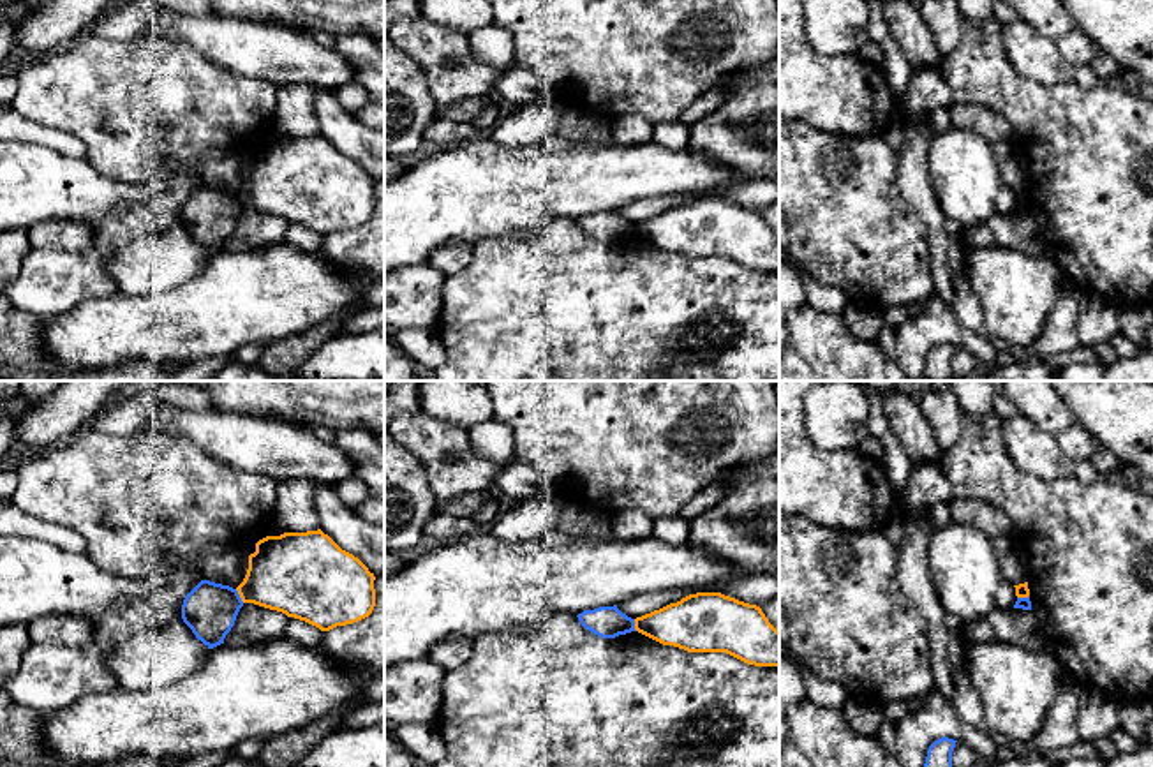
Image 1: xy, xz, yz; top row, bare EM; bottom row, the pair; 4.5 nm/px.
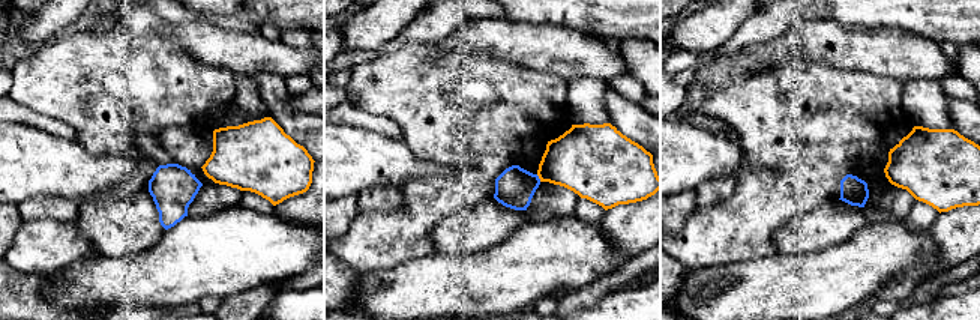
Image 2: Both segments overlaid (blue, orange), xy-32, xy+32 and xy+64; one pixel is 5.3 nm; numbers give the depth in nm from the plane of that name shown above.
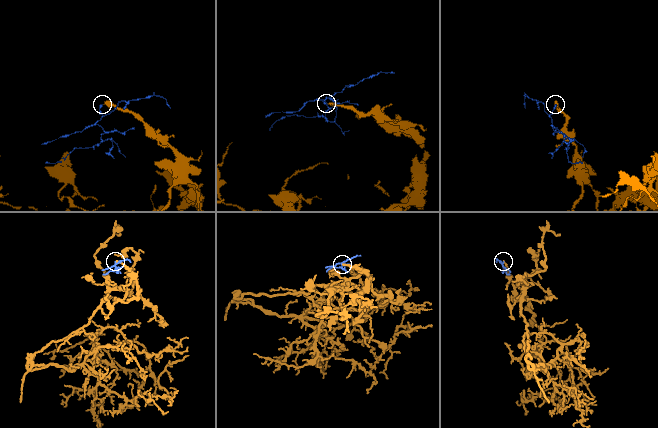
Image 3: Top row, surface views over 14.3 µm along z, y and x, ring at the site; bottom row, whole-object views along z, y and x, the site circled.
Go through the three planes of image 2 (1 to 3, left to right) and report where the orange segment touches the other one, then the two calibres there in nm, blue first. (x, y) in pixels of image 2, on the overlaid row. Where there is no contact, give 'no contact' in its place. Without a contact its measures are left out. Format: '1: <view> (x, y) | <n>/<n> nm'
1: no contact
2: xy+32 (538, 178) | 220/340 nm
3: no contact

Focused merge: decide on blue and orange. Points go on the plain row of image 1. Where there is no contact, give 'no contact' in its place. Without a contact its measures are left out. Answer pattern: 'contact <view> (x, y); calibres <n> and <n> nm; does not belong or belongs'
contact xy (238, 201); calibres 240 and 360 nm; does not belong

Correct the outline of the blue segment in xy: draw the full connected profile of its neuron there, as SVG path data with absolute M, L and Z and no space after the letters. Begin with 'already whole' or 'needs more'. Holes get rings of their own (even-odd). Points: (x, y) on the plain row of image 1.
already whole; M201 185L183 205L182 224L208 254L224 249L243 206L236 194Z

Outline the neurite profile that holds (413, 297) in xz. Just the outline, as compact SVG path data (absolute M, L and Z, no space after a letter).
M428 261L384 275L384 326L390 331L434 328L446 277Z

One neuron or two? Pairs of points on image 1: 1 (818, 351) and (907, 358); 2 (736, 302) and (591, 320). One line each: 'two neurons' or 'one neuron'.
1: two neurons
2: one neuron

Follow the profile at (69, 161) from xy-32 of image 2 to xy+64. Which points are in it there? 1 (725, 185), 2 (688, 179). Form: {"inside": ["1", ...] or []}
{"inside": ["2"]}

